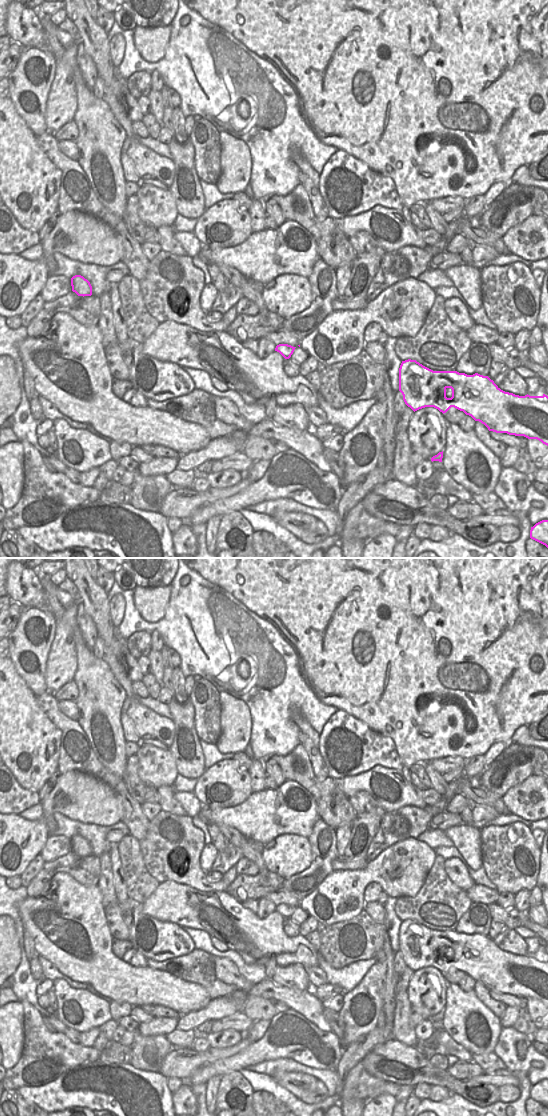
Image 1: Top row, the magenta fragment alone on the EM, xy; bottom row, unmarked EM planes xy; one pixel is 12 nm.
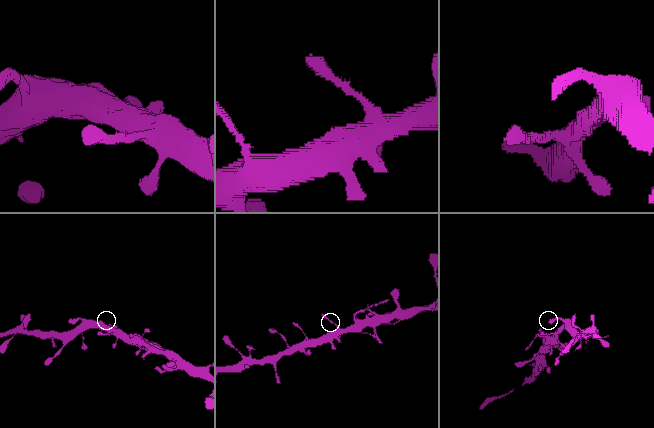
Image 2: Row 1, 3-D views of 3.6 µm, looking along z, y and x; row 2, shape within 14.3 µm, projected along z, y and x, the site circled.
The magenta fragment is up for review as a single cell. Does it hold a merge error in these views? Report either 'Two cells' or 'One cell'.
Two cells

